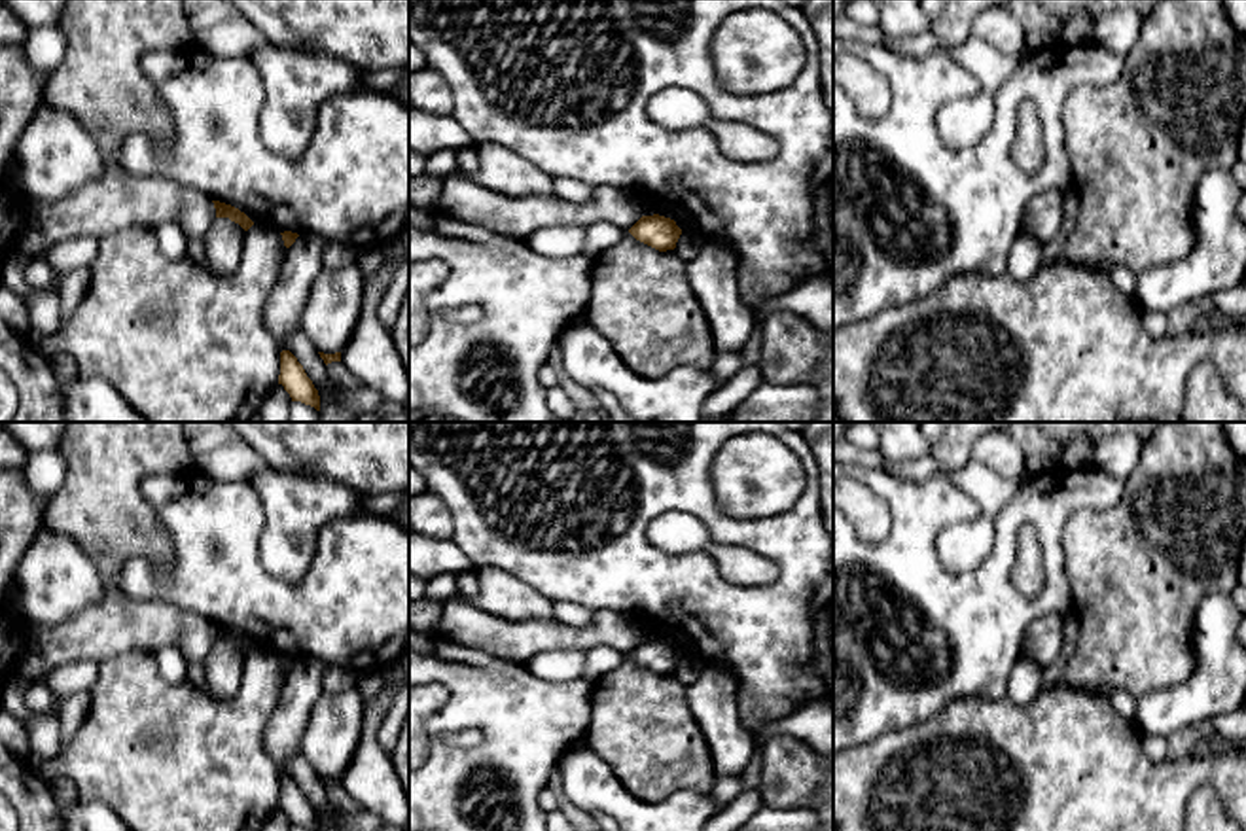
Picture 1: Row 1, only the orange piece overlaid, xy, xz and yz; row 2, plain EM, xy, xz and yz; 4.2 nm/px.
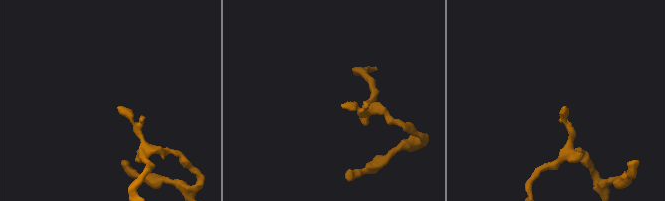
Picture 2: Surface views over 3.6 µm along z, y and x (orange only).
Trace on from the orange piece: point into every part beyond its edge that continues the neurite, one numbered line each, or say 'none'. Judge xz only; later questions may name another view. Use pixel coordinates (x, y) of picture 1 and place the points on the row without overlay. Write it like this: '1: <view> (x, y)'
none

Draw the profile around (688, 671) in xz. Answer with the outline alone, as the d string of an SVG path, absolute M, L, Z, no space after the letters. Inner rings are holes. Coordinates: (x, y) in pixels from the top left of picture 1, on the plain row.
M682 655L674 676L685 685L689 687L691 683L697 681L697 678L701 676L701 672L704 670L704 663L699 661L697 657L691 655Z

